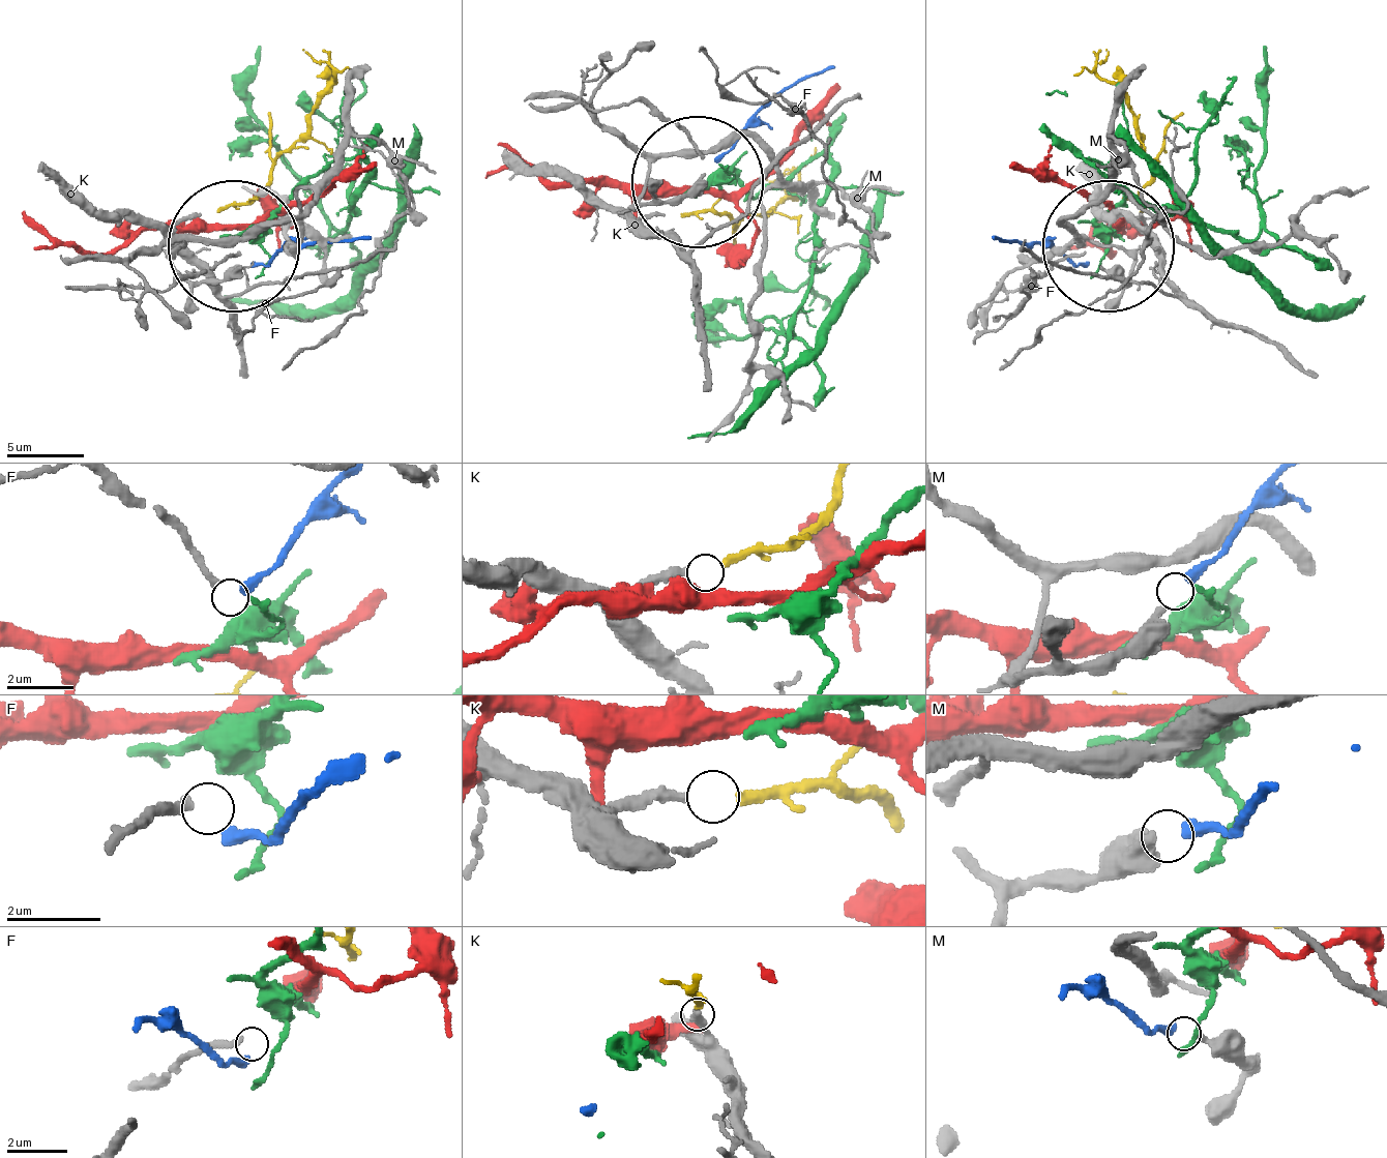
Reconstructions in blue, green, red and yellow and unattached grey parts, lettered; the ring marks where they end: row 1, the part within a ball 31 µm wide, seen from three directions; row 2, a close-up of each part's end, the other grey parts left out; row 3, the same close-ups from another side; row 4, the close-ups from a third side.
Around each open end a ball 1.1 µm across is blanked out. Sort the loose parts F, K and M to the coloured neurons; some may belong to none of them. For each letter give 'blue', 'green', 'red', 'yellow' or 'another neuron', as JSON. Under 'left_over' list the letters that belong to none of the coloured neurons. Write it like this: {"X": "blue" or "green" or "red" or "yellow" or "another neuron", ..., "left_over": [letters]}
{"F": "another neuron", "K": "yellow", "M": "blue", "left_over": ["F"]}

